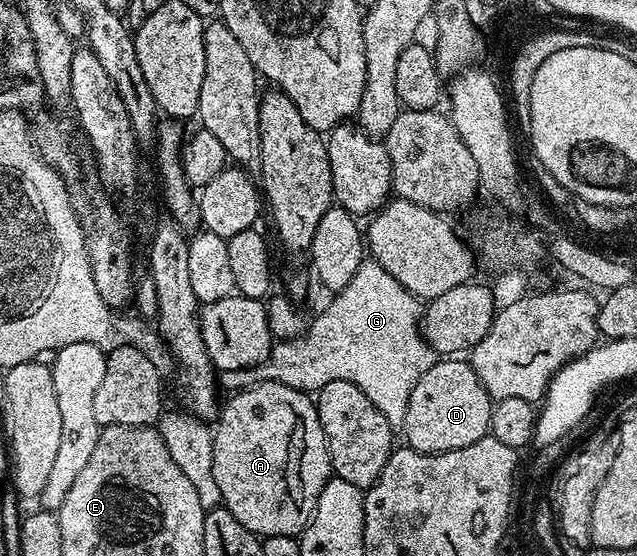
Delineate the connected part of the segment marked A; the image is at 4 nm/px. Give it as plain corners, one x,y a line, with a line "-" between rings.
264,381
260,385
252,385
249,389
241,389
233,392
229,401
223,402
218,414
218,420
214,425
213,439
213,467
215,482
221,492
223,508
228,509
251,533
259,535
261,538
273,537
274,535
290,535
296,537
304,532
308,522
312,520
312,513
318,503
318,495
322,495
322,487
326,487
329,477
333,476
332,460
330,451
326,443
326,435
322,431
322,423
318,419
315,400
307,392
299,389
291,389
277,381

